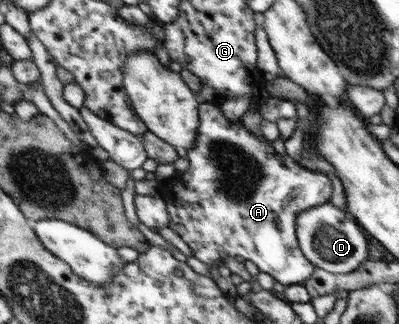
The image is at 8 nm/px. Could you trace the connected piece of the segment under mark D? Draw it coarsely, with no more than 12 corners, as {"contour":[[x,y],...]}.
{"contour":[[328,202],[295,217],[316,268],[348,273],[368,260],[366,234]]}

